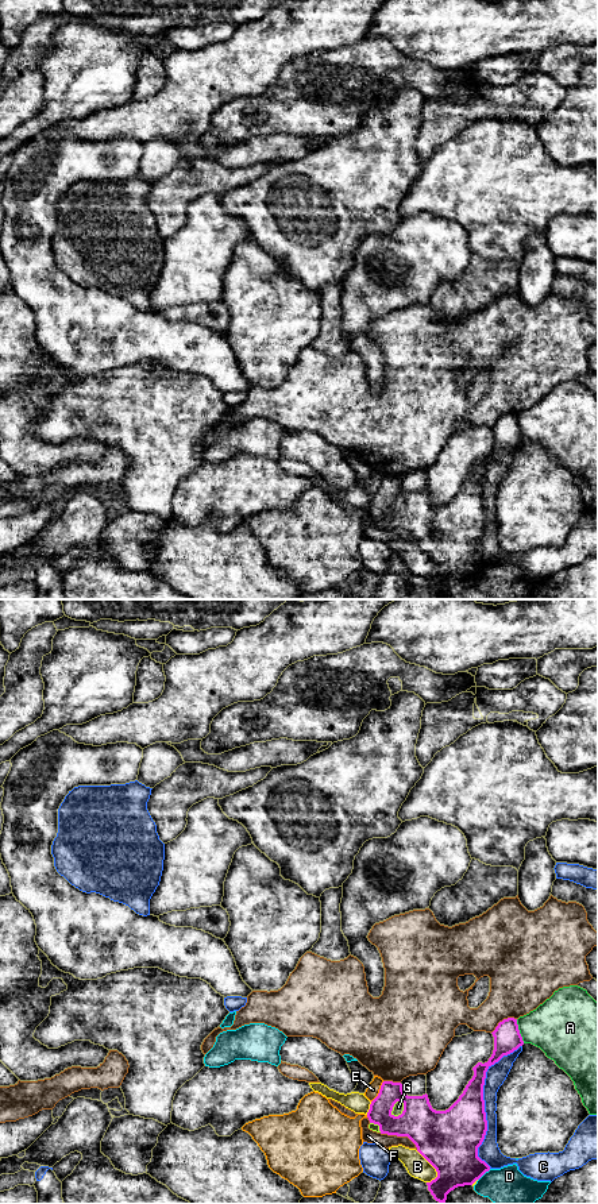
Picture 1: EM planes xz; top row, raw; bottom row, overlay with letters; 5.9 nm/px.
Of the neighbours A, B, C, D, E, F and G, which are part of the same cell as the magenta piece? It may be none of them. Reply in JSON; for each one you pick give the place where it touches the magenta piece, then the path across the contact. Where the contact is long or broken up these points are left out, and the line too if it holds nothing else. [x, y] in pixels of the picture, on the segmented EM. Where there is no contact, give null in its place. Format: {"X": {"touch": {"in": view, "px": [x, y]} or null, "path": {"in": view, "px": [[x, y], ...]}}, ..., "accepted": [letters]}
{"accepted": []}

